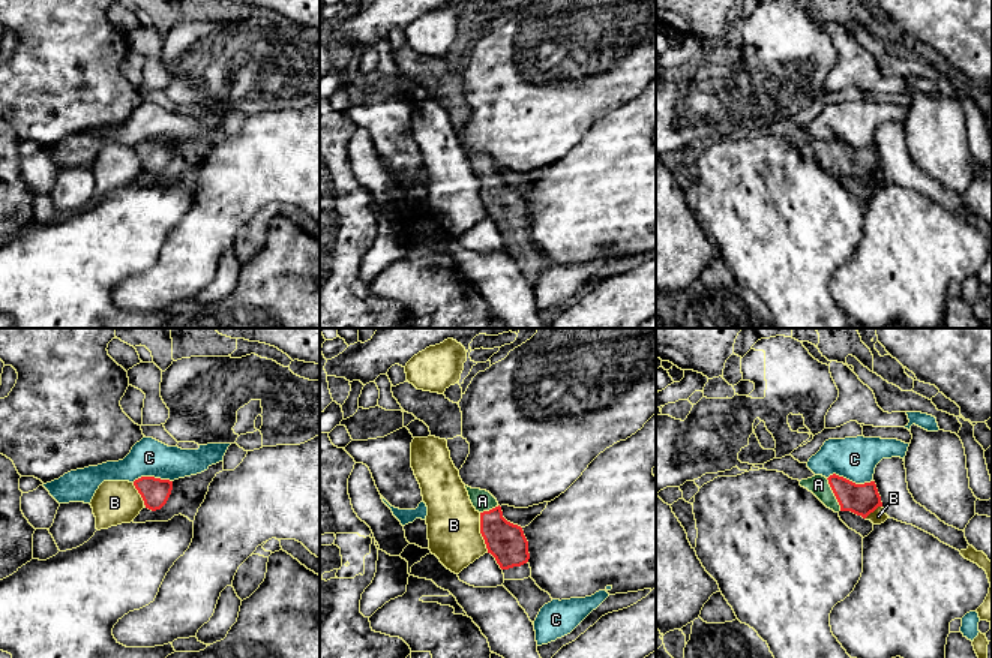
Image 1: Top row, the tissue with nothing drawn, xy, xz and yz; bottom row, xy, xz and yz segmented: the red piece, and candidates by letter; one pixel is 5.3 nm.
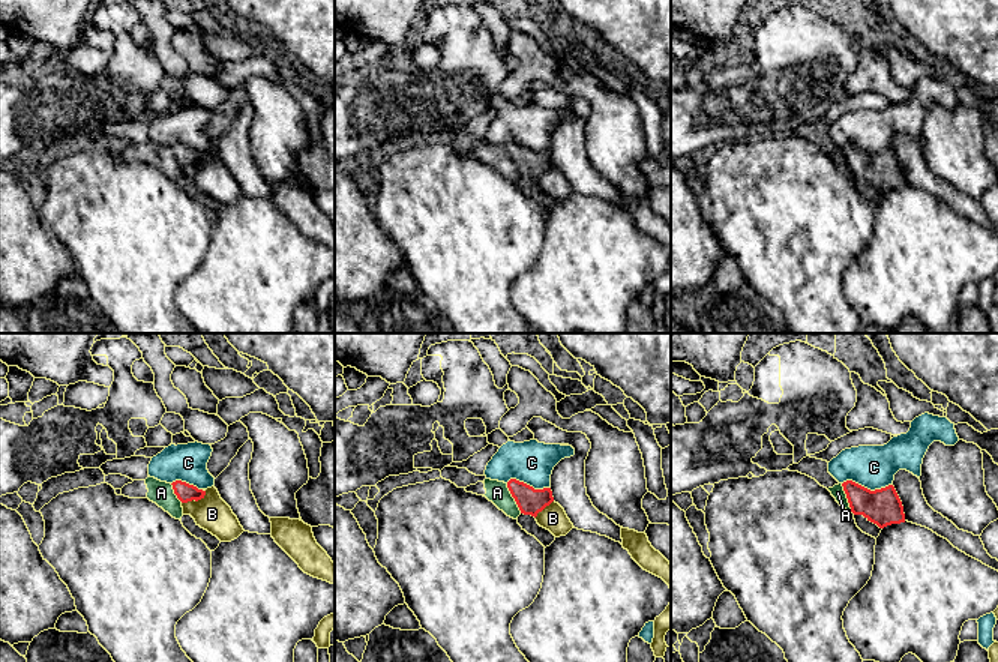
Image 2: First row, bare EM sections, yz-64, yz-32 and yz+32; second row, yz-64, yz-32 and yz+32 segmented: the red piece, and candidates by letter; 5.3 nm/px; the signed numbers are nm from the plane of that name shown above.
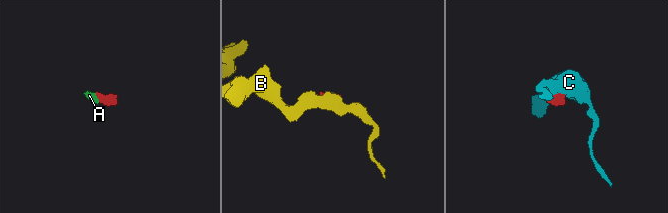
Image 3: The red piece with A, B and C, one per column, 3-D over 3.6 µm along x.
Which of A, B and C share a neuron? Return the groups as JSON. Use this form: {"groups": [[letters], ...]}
{"groups": [["A"], ["B"], ["C"]]}

